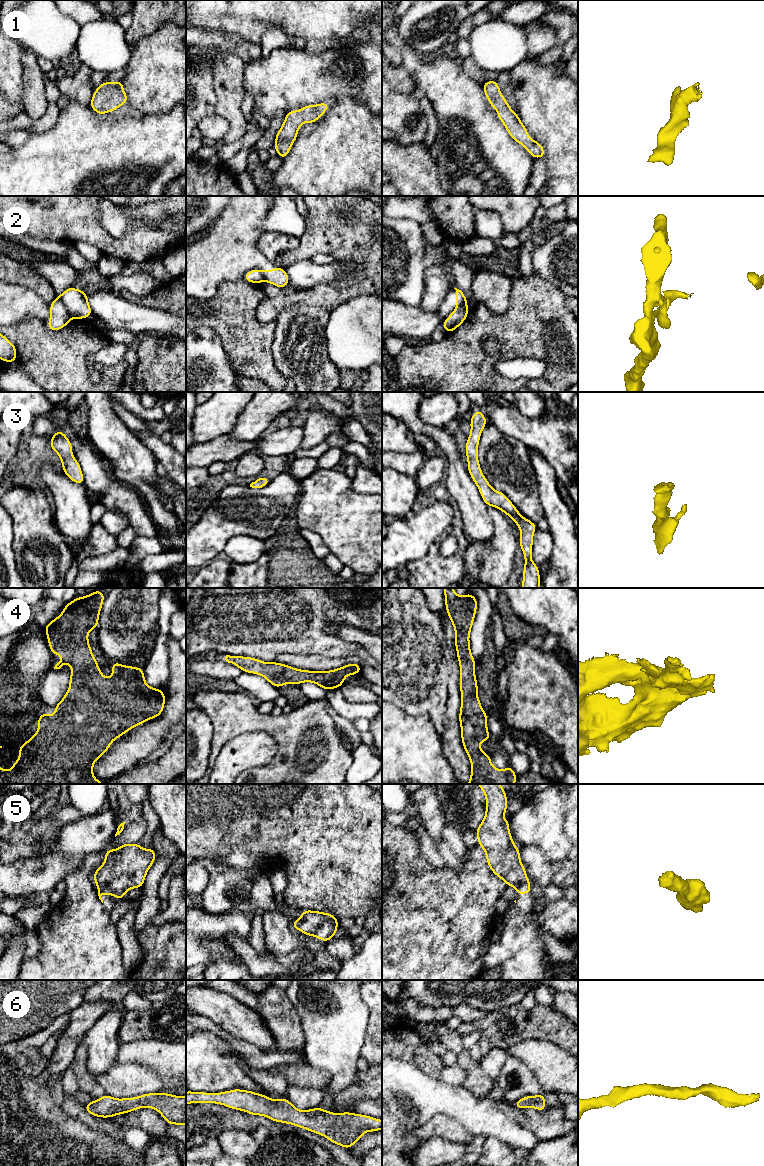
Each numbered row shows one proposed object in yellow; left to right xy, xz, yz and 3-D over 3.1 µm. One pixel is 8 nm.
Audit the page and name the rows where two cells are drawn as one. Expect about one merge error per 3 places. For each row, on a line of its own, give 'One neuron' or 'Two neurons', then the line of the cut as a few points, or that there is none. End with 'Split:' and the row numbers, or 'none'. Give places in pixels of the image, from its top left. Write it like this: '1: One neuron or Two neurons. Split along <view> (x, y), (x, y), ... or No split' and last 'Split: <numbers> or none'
1: One neuron. No split
2: Two neurons. Split along xy (56, 300), (63, 304), (72, 317)
3: One neuron. No split
4: One neuron. No split
5: One neuron. No split
6: One neuron. No split
Split: 2

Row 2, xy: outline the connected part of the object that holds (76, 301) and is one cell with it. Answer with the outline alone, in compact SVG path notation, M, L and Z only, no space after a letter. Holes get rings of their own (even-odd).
M69 287L61 295L56 296L55 300L64 304L72 318L86 319L92 315L84 290Z

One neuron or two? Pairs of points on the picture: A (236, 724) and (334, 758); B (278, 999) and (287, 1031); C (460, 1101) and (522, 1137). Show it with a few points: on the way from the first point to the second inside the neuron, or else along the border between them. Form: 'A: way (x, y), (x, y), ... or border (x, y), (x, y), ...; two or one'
A: way (266, 723), (317, 721), (324, 725), (324, 728); one
B: way (278, 1007), (278, 1013), (284, 1023); one
C: way (475, 1114), (497, 1123), (507, 1130); one

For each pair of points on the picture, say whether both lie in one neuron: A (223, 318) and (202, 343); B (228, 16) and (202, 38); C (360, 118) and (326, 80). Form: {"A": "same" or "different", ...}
{"A": "different", "B": "different", "C": "different"}

